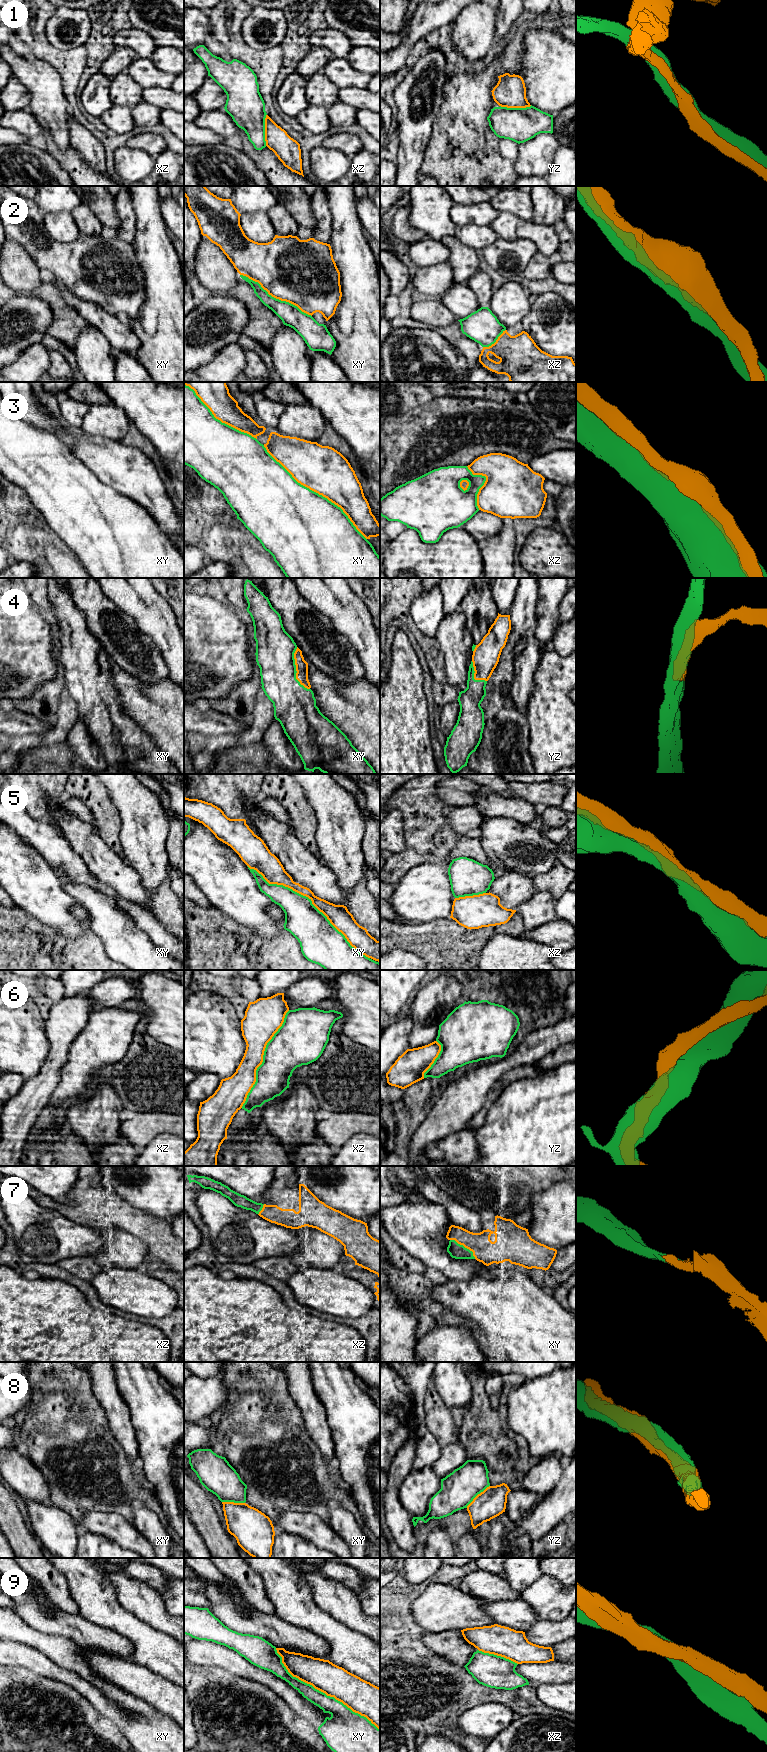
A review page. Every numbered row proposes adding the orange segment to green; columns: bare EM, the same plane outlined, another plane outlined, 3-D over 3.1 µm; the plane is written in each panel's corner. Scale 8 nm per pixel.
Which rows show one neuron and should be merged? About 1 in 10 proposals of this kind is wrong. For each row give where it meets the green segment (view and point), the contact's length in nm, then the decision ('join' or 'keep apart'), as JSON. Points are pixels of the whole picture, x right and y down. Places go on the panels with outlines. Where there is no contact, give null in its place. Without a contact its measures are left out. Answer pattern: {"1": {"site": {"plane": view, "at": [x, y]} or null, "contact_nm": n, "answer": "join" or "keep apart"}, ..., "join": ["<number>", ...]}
{"1": {"site": {"plane": "xz", "at": [264, 130]}, "contact_nm": 260, "answer": "join"}, "2": {"site": {"plane": "xy", "at": [275, 298]}, "contact_nm": 650, "answer": "join"}, "3": {"site": {"plane": "xy", "at": [315, 492]}, "contact_nm": 1100, "answer": "join"}, "4": {"site": {"plane": "xy", "at": [295, 670]}, "contact_nm": 360, "answer": "join"}, "5": {"site": {"plane": "xy", "at": [310, 900]}, "contact_nm": 1250, "answer": "join"}, "6": {"site": {"plane": "xz", "at": [263, 1059]}, "contact_nm": 850, "answer": "join"}, "7": {"site": {"plane": "xy", "at": [463, 1246]}, "contact_nm": 260, "answer": "join"}, "8": {"site": {"plane": "yz", "at": [477, 1494]}, "contact_nm": 260, "answer": "join"}, "9": {"site": {"plane": "xy", "at": [322, 1692]}, "contact_nm": 1050, "answer": "keep apart"}, "join": ["1", "2", "3", "4", "5", "6", "7", "8"]}

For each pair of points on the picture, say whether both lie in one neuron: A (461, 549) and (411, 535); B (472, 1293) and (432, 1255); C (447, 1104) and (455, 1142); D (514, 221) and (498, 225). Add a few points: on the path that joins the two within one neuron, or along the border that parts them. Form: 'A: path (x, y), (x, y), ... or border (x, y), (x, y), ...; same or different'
A: path (448, 551), (425, 551), (422, 548); same
B: border (482, 1275), (475, 1274), (465, 1280), (447, 1280); different
C: border (464, 1127), (431, 1143); different
D: path (510, 222), (502, 225); same

